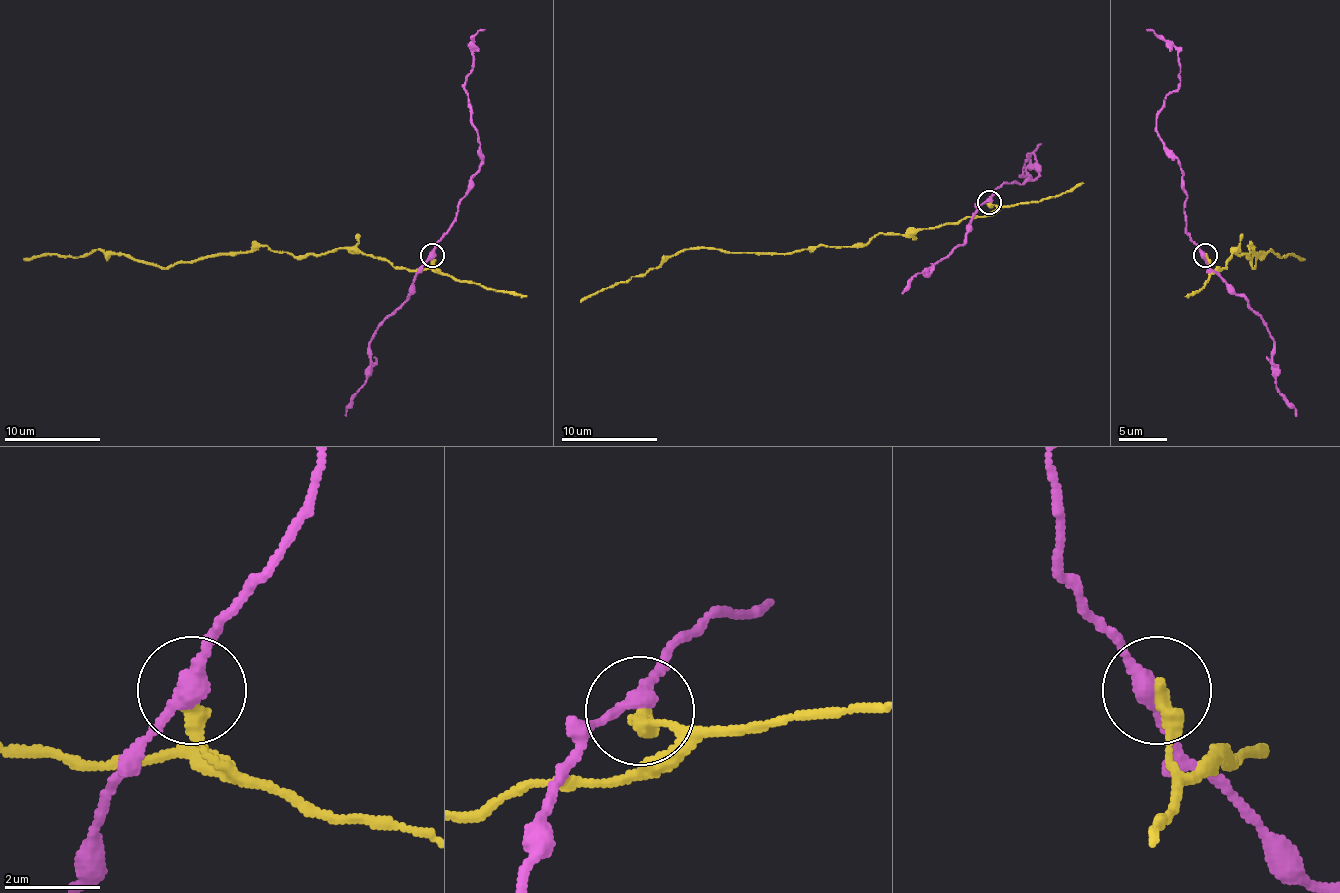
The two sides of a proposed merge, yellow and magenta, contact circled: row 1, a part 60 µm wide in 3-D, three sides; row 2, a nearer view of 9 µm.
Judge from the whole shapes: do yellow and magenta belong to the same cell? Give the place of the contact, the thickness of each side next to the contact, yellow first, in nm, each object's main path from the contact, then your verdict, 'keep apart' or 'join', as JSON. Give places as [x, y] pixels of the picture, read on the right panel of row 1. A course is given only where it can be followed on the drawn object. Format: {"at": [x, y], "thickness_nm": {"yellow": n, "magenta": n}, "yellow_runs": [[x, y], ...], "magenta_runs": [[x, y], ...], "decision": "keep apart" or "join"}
{"at": [1205, 255], "thickness_nm": {"yellow": 360, "magenta": 320}, "yellow_runs": [[1205, 255], [1214, 272], [1238, 248], [1248, 257], [1248, 245], [1257, 255], [1252, 267], [1269, 250], [1305, 260]], "magenta_runs": [[1205, 255], [1185, 231], [1183, 178], [1157, 123], [1157, 111], [1178, 87], [1178, 51], [1147, 30]], "decision": "keep apart"}

